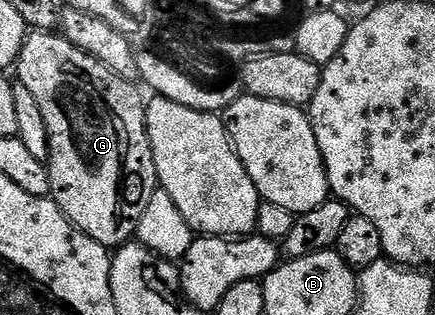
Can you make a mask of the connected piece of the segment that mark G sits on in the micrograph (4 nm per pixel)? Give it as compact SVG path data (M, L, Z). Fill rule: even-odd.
M34 31L33 33L27 34L26 40L24 41L24 49L20 53L16 64L16 75L17 82L24 85L24 89L28 89L28 93L32 93L32 97L36 97L36 105L40 105L40 113L44 116L44 125L48 127L48 145L50 146L50 158L48 160L48 166L50 168L50 193L49 198L53 199L54 204L62 210L64 217L68 217L70 224L76 229L80 229L88 237L92 237L92 241L96 241L101 247L107 249L117 249L133 240L138 233L138 226L140 225L140 217L144 217L144 209L148 209L148 201L152 201L152 193L156 193L160 190L158 185L158 174L156 173L156 161L152 157L152 149L150 148L150 138L146 132L146 103L140 92L134 88L133 82L121 79L116 73L112 73L104 65L100 65L100 61L96 61L88 53L84 53L80 49L76 49L76 45L72 45L66 40L60 33L51 33L48 31Z

